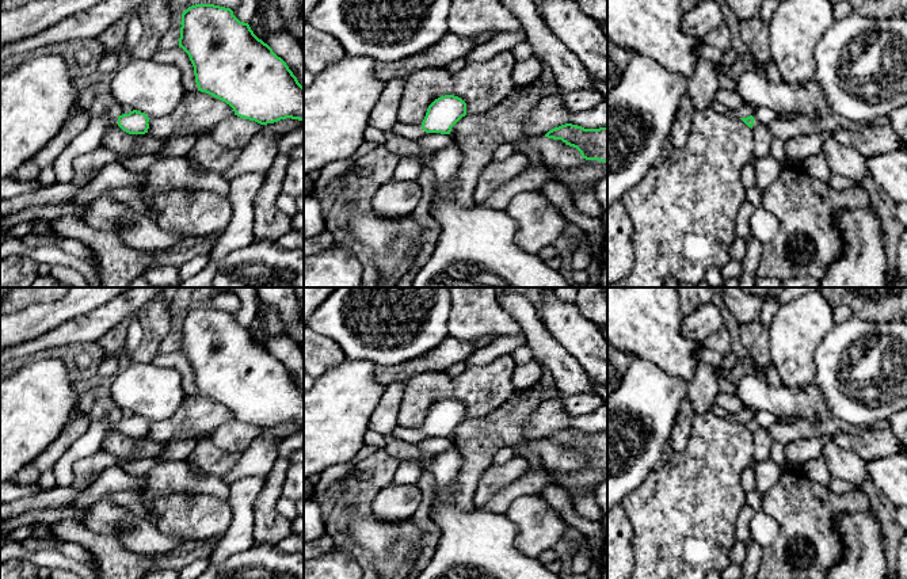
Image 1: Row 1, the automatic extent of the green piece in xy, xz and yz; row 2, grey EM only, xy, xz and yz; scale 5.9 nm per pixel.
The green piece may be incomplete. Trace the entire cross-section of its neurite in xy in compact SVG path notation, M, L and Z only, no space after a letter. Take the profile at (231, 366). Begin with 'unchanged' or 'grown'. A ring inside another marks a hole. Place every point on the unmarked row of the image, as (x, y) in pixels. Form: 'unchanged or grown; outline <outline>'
unchanged; outline M195 308L183 315L180 328L179 351L190 361L198 395L229 408L235 419L260 428L274 427L286 422L304 424L304 391L286 366L254 338L248 327L240 325L230 312L214 308Z

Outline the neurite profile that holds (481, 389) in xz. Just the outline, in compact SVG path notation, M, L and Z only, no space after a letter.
M511 354L491 363L468 366L458 376L424 372L404 382L399 426L422 428L428 410L438 401L454 399L466 407L466 418L483 418L507 403L514 395L512 373L517 362Z

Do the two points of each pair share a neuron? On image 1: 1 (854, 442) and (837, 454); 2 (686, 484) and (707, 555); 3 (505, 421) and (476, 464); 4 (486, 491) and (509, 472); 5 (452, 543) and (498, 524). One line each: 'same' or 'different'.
1: different
2: same
3: same
4: same
5: same

